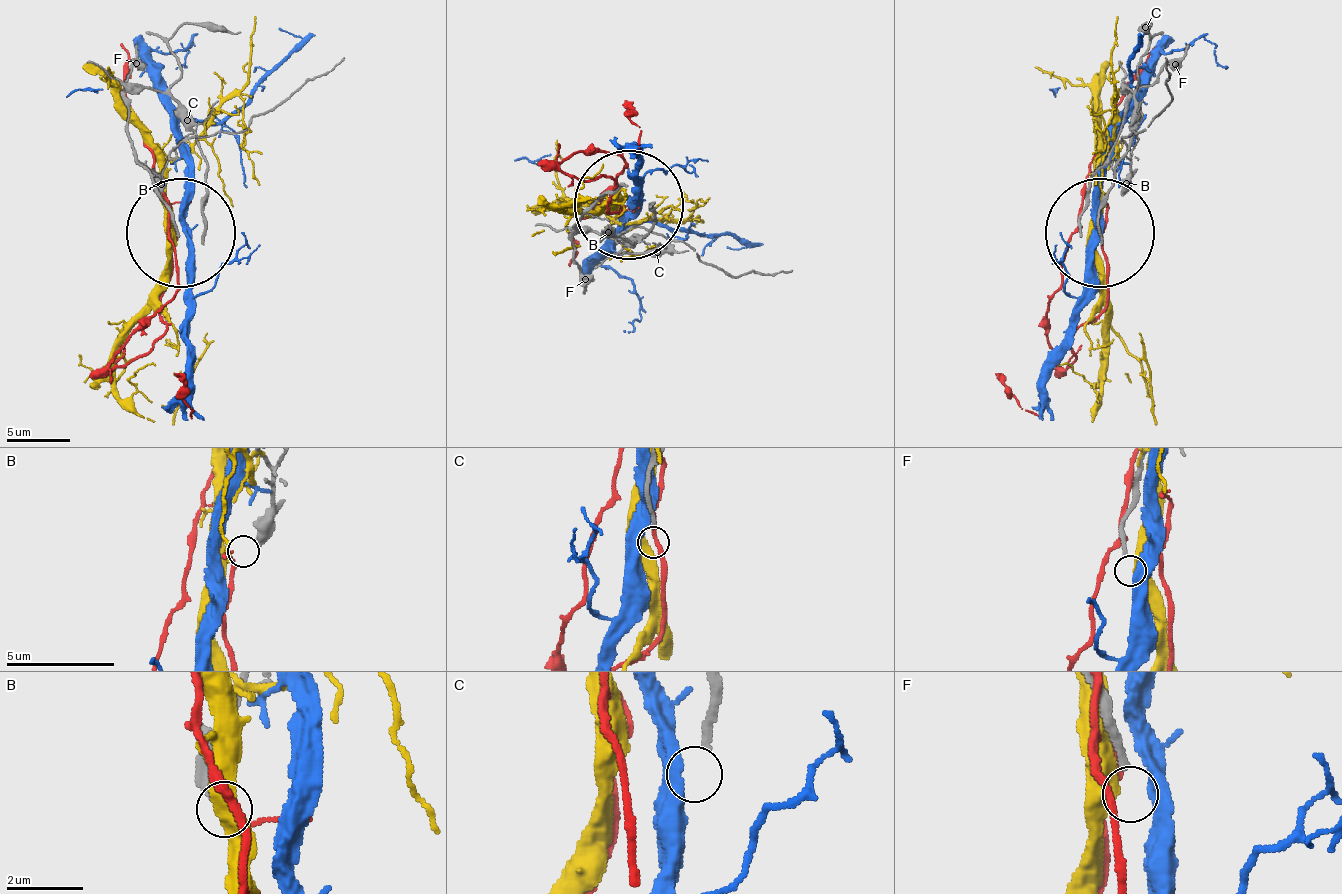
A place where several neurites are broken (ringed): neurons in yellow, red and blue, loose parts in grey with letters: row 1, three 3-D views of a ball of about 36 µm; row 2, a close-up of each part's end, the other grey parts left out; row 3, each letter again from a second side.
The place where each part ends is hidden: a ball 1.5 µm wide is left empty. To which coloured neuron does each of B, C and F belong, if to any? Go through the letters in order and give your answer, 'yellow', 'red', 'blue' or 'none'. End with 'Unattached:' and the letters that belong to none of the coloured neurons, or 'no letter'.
B: red
C: none
F: none
Unattached: C, F

